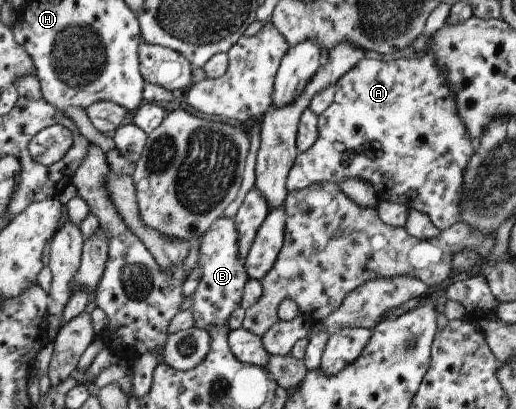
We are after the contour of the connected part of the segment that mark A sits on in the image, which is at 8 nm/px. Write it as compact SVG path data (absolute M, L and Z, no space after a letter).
M427 52L422 53L419 58L412 57L412 59L398 58L384 61L384 59L362 57L360 61L356 61L356 65L352 65L352 67L335 82L332 103L330 103L322 113L317 115L318 135L314 143L312 143L305 152L297 154L294 158L294 163L286 176L286 189L288 189L288 192L296 191L307 185L323 181L332 181L332 183L339 185L342 179L354 177L354 179L368 181L372 185L374 193L378 197L378 201L394 201L394 203L405 205L409 210L414 209L425 213L436 226L436 229L440 231L450 225L454 225L454 223L458 222L458 217L460 217L460 189L462 189L464 167L466 163L468 163L473 150L472 139L468 137L468 133L466 133L466 129L464 129L464 125L462 125L462 121L460 117L458 117L452 89L448 87L448 81L446 81L444 77L446 77L446 73L436 67L434 57Z

